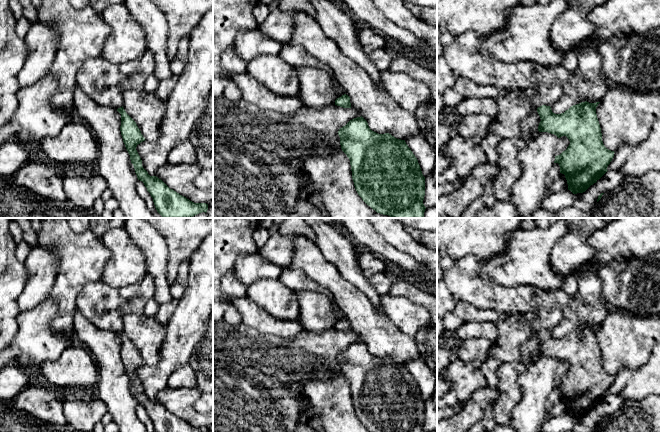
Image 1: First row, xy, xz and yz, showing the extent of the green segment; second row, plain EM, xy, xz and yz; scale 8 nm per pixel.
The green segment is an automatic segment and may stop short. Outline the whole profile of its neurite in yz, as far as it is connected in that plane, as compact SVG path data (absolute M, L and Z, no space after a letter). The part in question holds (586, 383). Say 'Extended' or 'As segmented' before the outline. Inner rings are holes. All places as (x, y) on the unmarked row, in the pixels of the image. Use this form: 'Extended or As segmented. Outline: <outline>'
As segmented. Outline: M587 325L571 330L561 338L552 336L550 330L542 329L537 332L540 340L539 356L548 356L558 362L566 360L570 368L560 379L555 380L554 387L560 390L560 397L565 399L568 414L573 418L585 416L596 407L608 394L607 391L614 381L614 375L607 373L602 365L600 348L596 338L596 331L600 326Z

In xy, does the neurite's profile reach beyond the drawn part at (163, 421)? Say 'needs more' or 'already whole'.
already whole

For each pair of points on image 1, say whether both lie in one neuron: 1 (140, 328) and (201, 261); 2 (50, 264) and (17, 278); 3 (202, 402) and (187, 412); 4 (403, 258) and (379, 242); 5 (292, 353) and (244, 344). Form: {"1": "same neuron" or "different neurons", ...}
{"1": "different neurons", "2": "different neurons", "3": "different neurons", "4": "same neuron", "5": "same neuron"}

